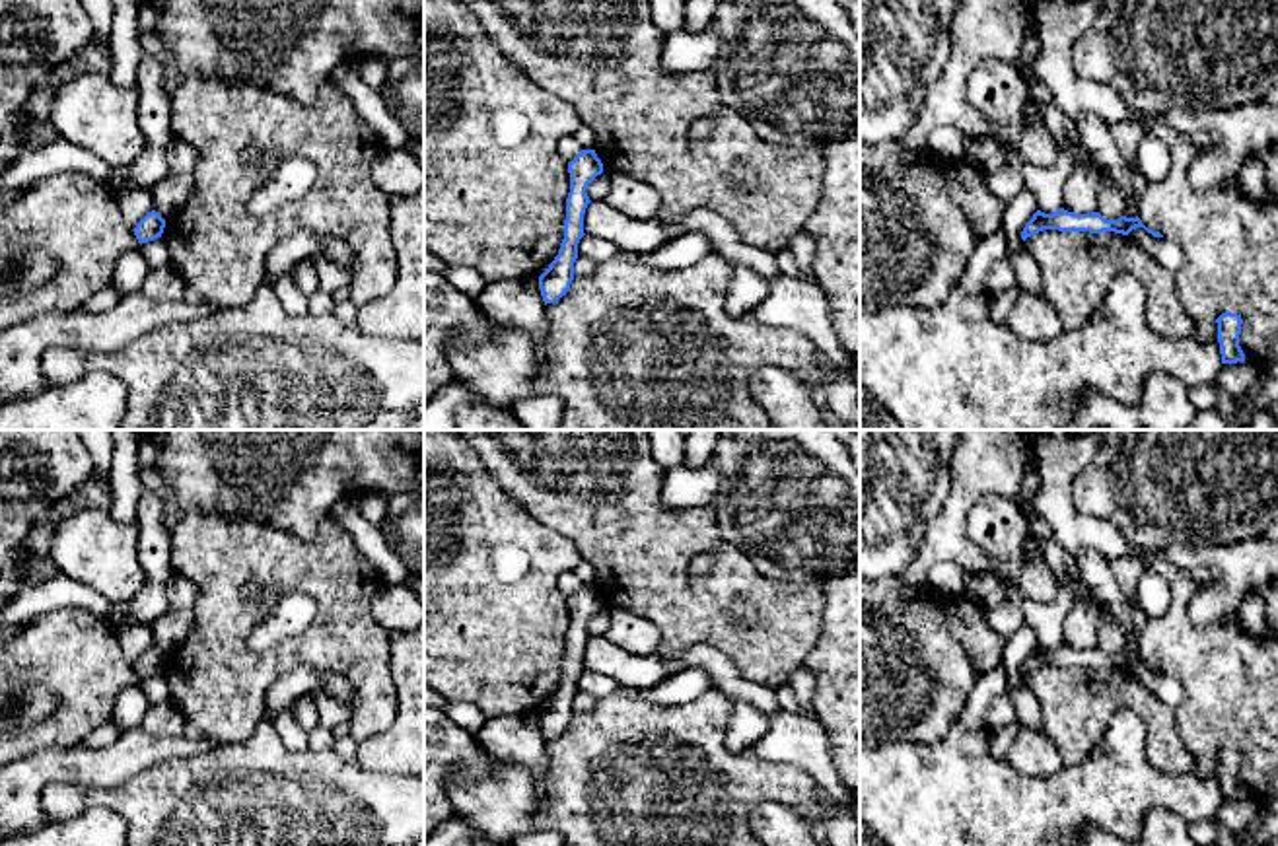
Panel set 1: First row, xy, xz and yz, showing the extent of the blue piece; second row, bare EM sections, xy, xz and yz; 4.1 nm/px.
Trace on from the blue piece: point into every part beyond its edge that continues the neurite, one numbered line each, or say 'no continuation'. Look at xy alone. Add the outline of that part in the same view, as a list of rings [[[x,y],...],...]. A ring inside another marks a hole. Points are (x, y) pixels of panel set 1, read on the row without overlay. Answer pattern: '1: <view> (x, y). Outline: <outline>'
no continuation

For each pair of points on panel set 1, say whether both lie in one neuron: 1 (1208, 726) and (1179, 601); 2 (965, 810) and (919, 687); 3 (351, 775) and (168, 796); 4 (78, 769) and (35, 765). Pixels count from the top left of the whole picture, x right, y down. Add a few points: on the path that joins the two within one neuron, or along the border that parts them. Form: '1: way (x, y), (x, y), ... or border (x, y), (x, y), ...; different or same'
1: way (1208, 695), (1208, 669), (1179, 640), (1179, 633); same
2: border (965, 703), (938, 740), (893, 743); different
3: way (306, 767), (224, 765), (212, 773); same
4: way (69, 767), (45, 767); same

